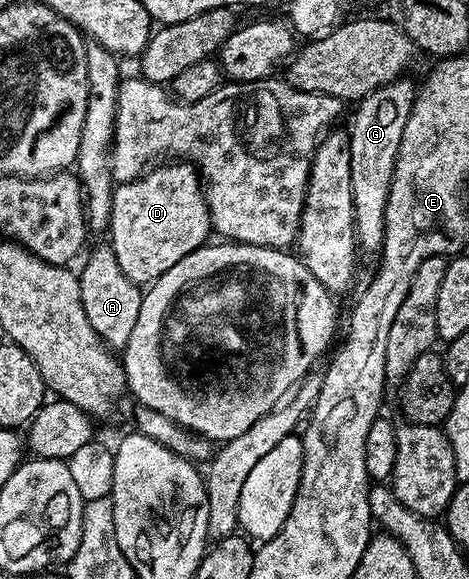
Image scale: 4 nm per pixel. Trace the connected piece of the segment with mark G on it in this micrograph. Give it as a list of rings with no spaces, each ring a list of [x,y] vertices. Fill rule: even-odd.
[[[403,76],[396,82],[389,82],[373,90],[357,103],[354,119],[348,125],[348,149],[352,164],[352,196],[354,197],[354,236],[359,251],[366,254],[381,255],[384,244],[384,216],[386,201],[390,195],[390,185],[394,179],[394,165],[398,159],[400,140],[404,136],[404,124],[408,124],[408,116],[414,107],[416,86],[409,82],[409,77]]]

